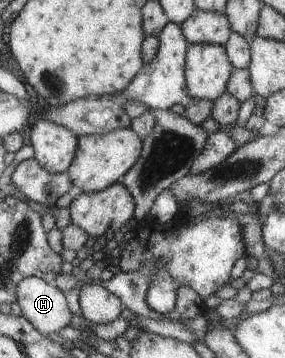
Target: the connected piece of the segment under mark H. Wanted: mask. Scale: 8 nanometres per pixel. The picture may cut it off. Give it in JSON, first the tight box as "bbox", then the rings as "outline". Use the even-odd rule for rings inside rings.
{"bbox":[16,276,74,337],"outline":[[[31,276],[22,279],[16,289],[16,302],[37,331],[59,337],[59,331],[71,327],[74,314],[65,300],[65,293],[44,279]]]}

